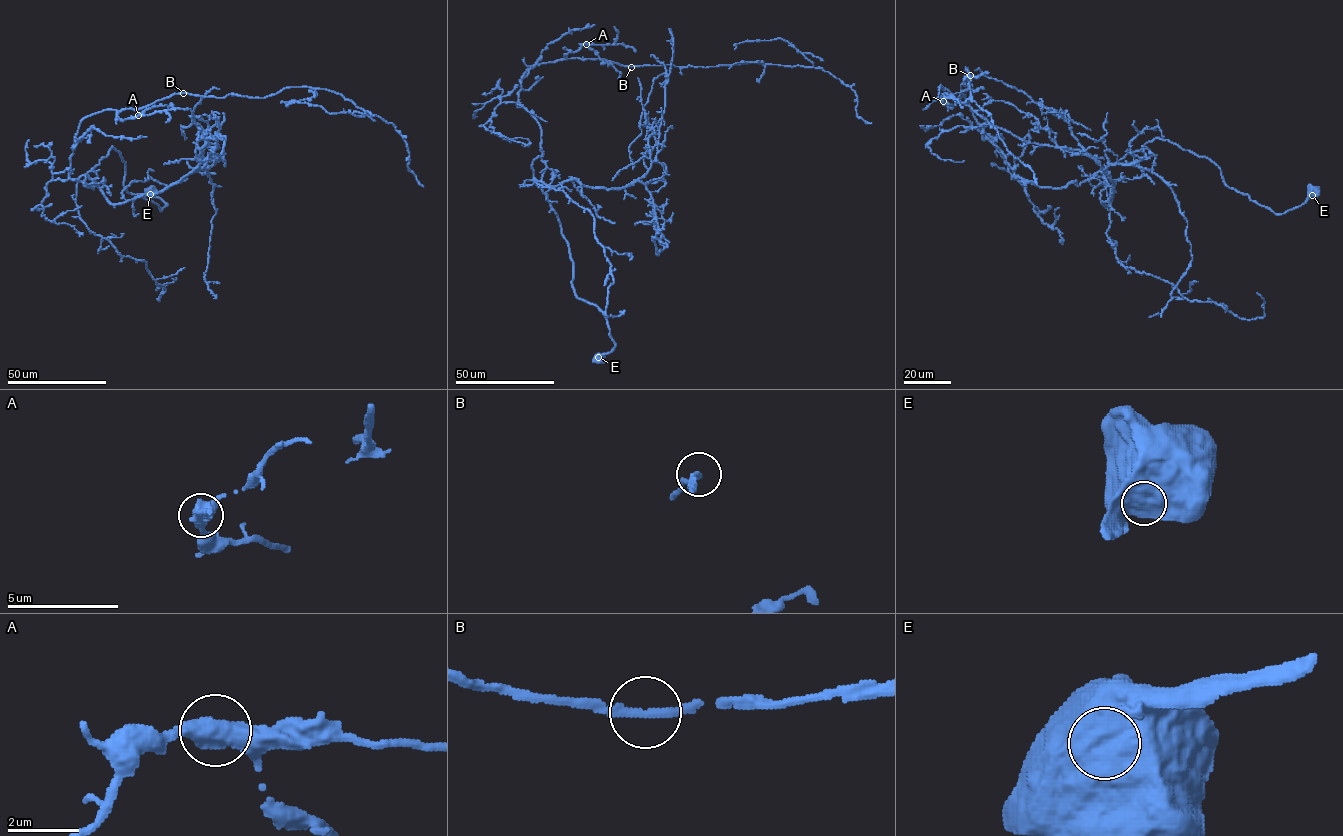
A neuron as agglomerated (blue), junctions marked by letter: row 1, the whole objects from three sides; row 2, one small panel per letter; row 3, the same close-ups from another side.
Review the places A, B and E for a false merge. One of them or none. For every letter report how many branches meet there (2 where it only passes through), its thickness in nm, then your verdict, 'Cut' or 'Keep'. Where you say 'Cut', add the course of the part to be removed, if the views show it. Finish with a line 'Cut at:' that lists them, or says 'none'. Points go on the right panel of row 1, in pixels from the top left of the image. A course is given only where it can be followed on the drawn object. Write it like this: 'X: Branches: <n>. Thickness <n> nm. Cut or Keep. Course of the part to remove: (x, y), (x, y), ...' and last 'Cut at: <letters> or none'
A: Branches: 2. Thickness 600 nm. Keep
B: Branches: 2. Thickness 200 nm. Keep
E: Branches: 1. Thickness 1200 nm. Keep
Cut at: none

